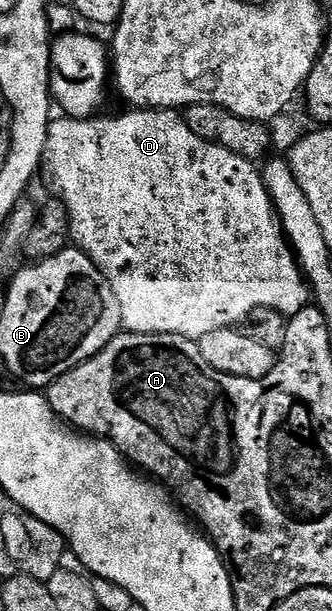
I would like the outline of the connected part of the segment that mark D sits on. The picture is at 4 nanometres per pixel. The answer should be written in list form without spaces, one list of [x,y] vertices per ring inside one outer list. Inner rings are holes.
[[[133,108],[128,112],[130,114],[121,114],[118,118],[54,117],[49,123],[43,159],[44,173],[49,173],[49,182],[53,185],[52,193],[60,198],[69,213],[69,232],[76,249],[83,251],[113,285],[122,327],[130,334],[178,334],[200,340],[207,332],[236,327],[242,320],[248,319],[250,312],[259,308],[276,306],[286,316],[300,310],[307,298],[307,286],[296,265],[285,266],[285,262],[294,261],[295,255],[277,220],[262,171],[258,167],[256,170],[253,167],[256,165],[250,159],[227,152],[227,148],[219,148],[195,136],[176,109]]]

